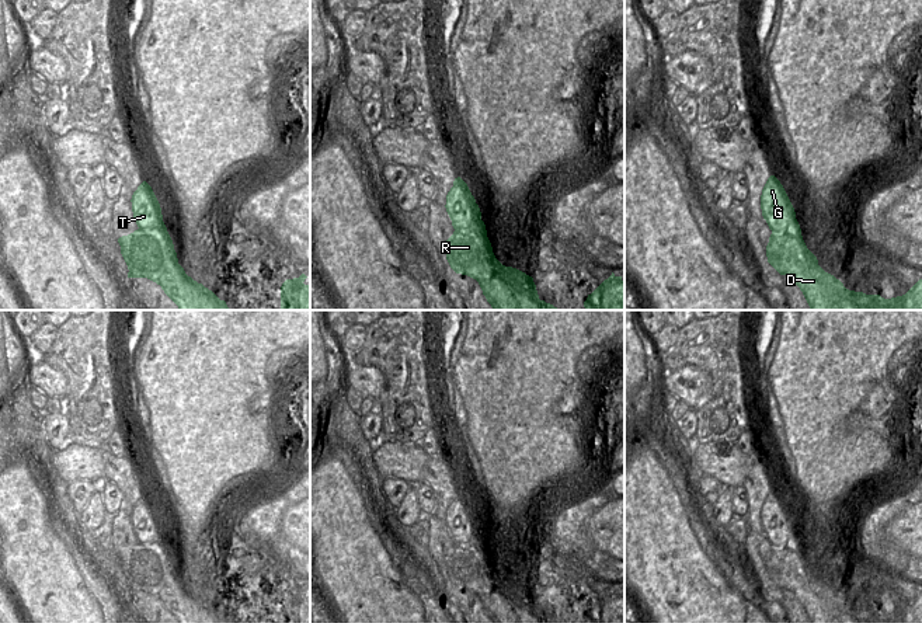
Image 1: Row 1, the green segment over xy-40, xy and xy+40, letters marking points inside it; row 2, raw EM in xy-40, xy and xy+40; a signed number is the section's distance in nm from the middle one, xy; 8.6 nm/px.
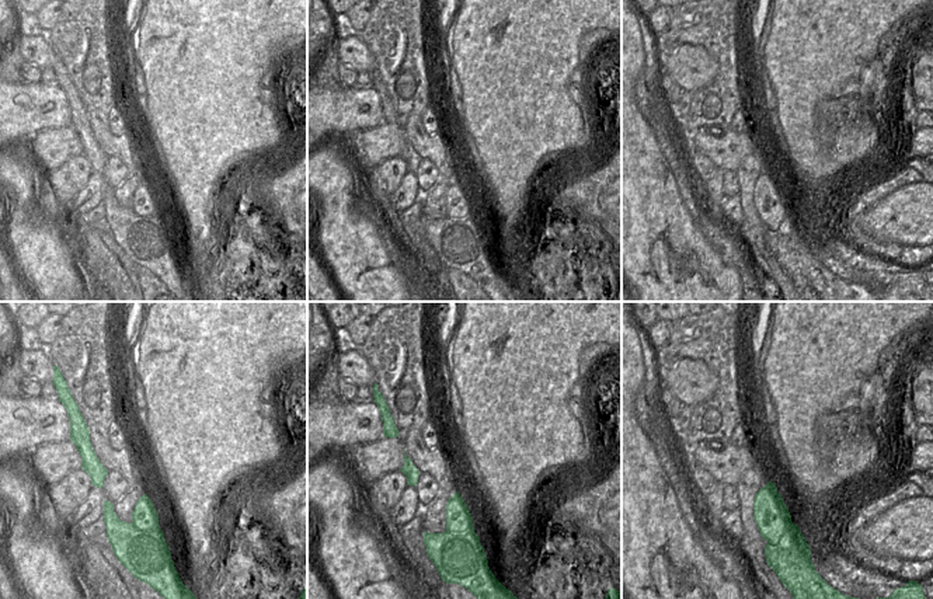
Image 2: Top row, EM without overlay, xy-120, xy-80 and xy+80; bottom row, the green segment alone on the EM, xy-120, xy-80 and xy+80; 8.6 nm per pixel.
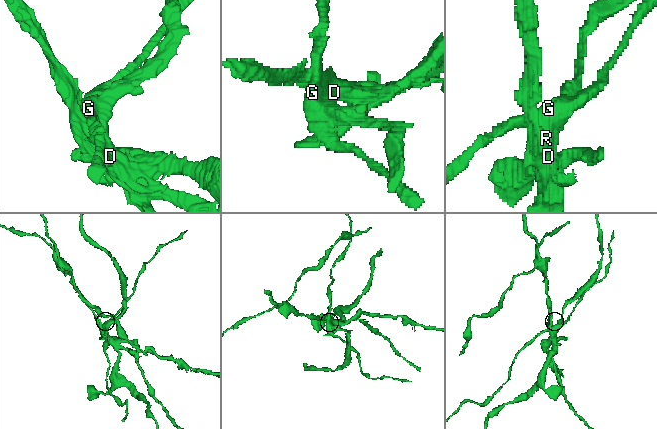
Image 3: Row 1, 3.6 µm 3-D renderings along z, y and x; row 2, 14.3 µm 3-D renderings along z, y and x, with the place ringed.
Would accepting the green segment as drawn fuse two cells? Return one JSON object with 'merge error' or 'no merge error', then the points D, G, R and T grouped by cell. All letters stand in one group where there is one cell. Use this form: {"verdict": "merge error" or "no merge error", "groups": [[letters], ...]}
{"verdict": "merge error", "groups": [["D", "R"], ["G", "T"]]}

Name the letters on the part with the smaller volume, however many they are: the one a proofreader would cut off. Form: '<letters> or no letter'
G, T

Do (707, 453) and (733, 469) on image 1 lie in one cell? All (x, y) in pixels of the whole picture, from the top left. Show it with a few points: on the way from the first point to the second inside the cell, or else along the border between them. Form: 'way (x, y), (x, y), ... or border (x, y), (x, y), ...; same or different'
way (713, 459), (723, 460), (727, 465); same

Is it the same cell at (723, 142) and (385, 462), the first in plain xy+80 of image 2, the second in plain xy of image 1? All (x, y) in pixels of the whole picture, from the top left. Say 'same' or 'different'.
same

